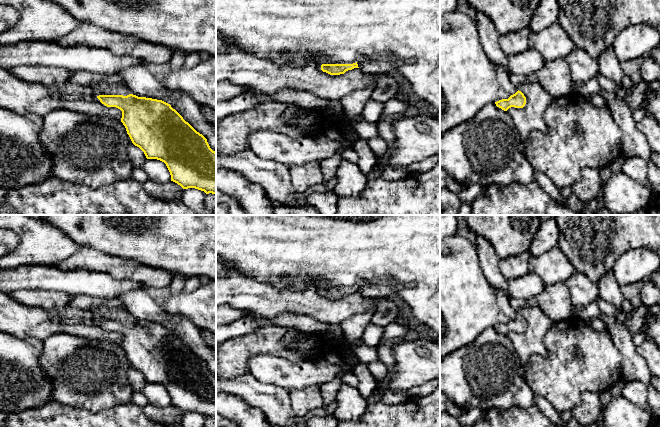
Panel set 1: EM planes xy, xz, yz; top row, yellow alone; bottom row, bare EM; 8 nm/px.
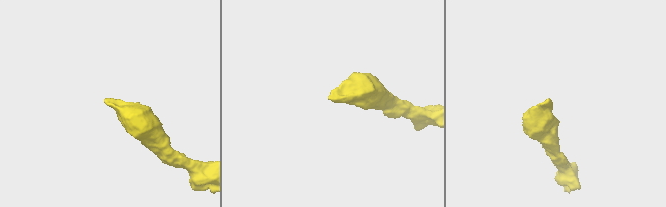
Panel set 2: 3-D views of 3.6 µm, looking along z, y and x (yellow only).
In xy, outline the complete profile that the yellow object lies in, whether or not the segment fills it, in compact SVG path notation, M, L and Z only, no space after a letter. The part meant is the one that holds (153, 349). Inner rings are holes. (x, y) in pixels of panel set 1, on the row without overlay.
M99 306L90 310L102 328L122 335L121 346L132 367L144 376L147 383L164 386L170 396L171 405L183 413L195 412L206 418L216 418L216 376L210 372L207 363L170 328L133 319L125 308Z

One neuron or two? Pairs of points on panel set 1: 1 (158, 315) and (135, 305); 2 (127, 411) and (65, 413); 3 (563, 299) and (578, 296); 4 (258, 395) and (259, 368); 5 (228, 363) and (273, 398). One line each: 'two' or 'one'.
1: one
2: one
3: two
4: two
5: two

